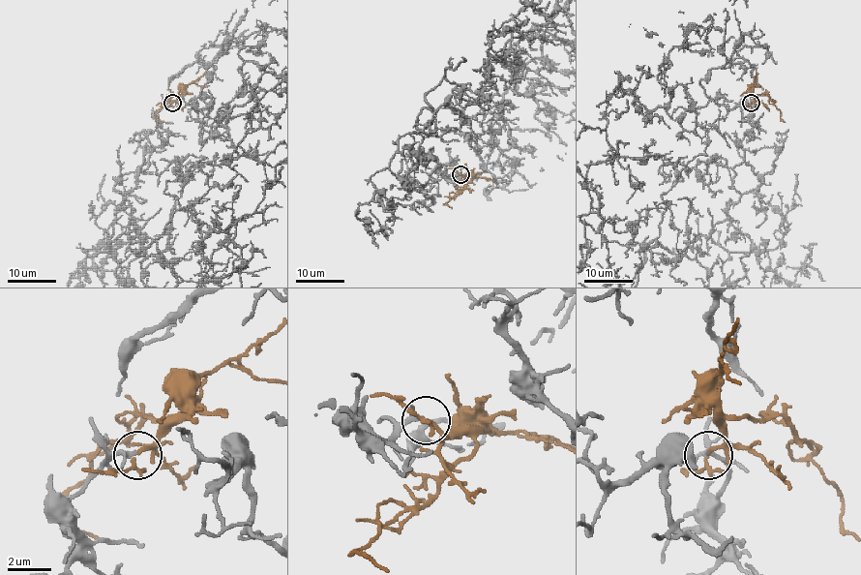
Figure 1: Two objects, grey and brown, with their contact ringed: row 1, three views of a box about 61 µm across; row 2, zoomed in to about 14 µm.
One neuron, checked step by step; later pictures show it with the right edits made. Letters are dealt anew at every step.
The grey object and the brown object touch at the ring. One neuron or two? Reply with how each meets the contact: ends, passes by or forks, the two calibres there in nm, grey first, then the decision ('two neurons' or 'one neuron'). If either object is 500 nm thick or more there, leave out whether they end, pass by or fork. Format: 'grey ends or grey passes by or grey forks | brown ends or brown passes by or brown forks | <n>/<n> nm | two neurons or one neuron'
grey ends | brown forks | 240/130 nm | one neuron

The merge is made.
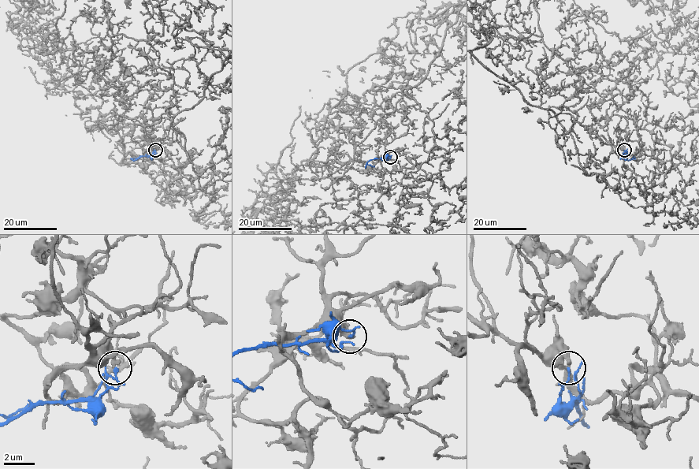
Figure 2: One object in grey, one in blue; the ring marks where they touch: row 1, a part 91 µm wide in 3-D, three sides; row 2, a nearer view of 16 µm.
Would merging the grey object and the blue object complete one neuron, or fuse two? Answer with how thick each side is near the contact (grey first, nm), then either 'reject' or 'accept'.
320/140 nm | reject

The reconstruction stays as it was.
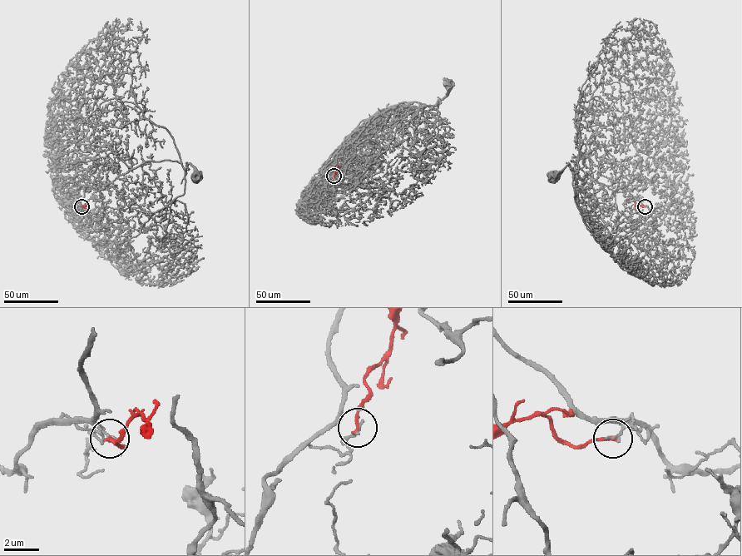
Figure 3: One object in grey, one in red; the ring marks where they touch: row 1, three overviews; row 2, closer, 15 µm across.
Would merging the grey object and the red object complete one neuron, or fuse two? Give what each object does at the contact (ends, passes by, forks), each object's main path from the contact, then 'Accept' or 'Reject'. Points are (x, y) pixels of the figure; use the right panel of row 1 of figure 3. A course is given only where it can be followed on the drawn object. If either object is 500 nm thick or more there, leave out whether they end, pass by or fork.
At the ring grey ends. At the ring red ends. Course of grey: (645, 206), (622, 181), (607, 186), (599, 183), (571, 161), (575, 161), (576, 172), (568, 163), (553, 174). Course of red: (645, 206), (635, 206), (634, 201). Reject

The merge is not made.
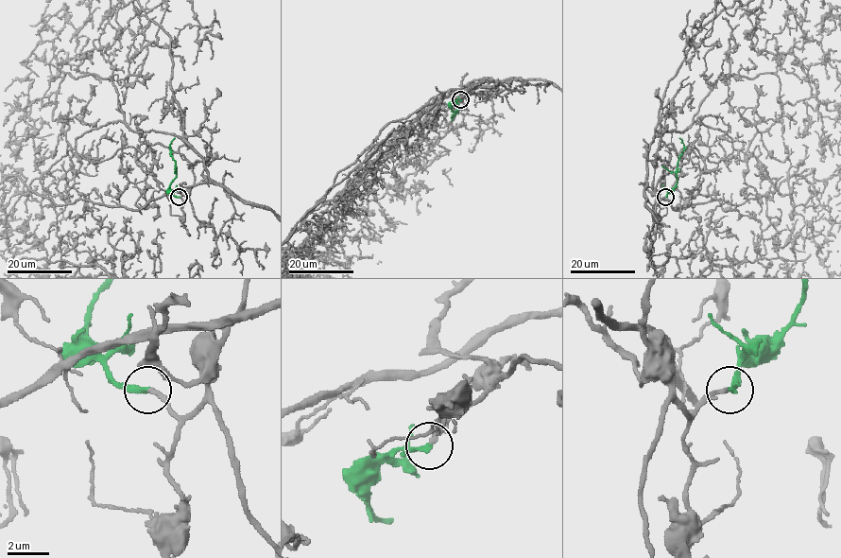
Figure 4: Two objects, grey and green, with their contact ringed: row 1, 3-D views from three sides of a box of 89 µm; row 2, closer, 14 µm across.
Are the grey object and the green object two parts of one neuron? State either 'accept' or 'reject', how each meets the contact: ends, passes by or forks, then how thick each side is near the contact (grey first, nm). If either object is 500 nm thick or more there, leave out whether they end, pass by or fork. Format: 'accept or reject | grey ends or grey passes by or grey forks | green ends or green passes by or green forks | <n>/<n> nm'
accept | grey ends | green ends | 190/240 nm

